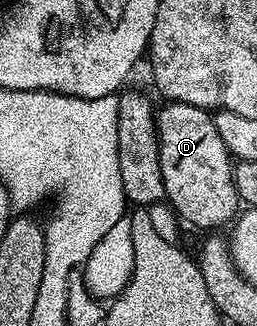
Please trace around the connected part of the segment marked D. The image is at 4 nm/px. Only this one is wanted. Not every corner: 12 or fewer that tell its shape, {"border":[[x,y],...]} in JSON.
{"border":[[207,110],[156,116],[166,201],[221,230],[240,209],[235,162]]}

